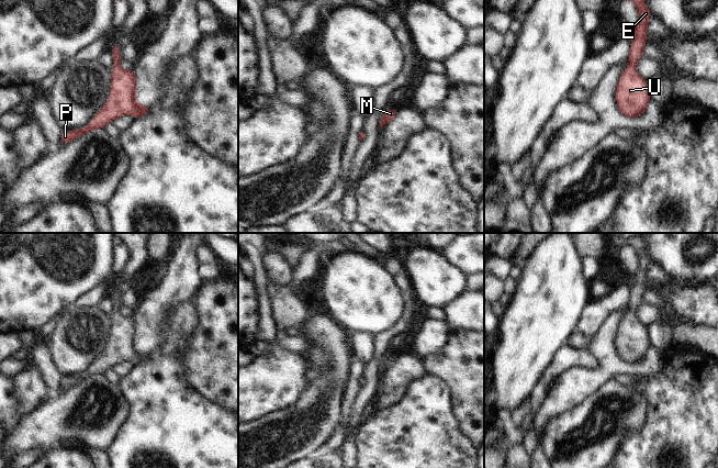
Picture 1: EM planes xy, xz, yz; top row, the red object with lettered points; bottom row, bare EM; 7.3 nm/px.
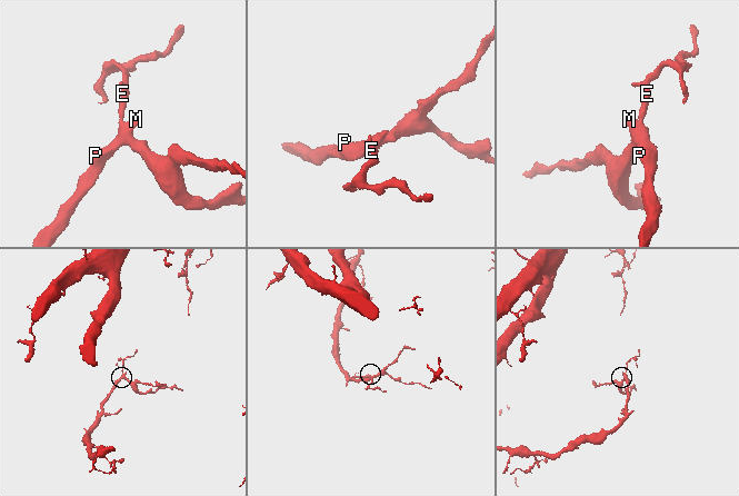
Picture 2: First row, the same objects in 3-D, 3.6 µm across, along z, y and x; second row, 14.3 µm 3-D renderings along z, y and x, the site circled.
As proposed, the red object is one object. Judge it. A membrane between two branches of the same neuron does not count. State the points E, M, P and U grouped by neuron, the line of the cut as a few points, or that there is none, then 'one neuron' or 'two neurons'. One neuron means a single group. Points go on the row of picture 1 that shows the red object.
groups E M P U; cut none; one neuron

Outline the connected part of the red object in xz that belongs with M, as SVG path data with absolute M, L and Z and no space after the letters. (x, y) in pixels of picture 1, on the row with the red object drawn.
M392 109L384 111L382 119L380 121L380 129L382 129L384 125L391 122L396 116L397 112L399 111Z

